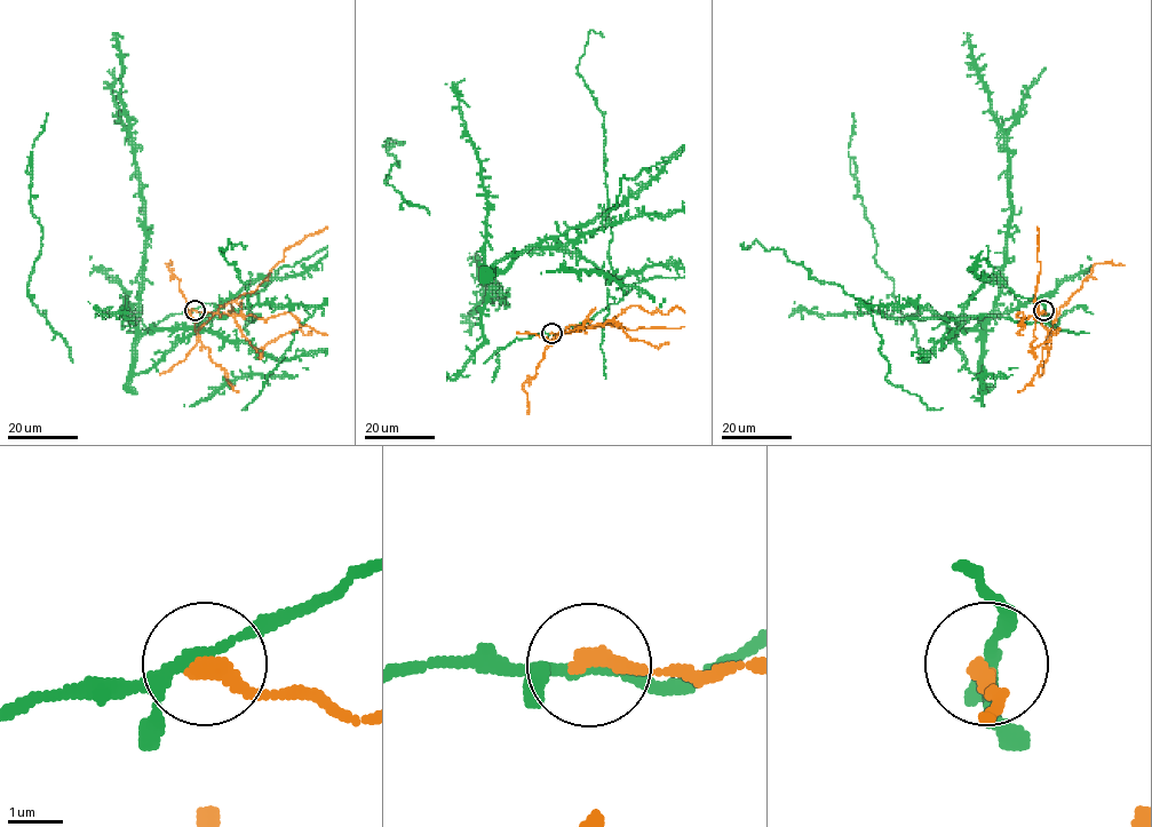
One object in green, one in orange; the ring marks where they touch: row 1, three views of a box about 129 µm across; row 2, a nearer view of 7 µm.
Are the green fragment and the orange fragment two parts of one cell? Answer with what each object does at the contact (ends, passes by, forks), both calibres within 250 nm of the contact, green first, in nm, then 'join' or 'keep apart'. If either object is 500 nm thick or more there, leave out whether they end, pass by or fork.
green forks there; orange ends there; 170 nm thick on the green side, 340 nm on the other; keep apart

